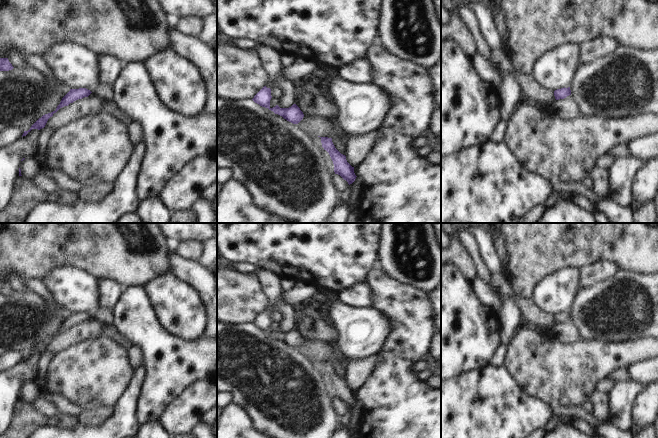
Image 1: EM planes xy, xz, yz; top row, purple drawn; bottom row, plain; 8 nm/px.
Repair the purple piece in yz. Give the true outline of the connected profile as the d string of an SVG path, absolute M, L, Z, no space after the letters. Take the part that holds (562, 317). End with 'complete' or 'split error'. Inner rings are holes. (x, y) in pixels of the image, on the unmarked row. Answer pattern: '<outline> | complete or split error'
M570 311L568 312L561 312L554 315L554 320L556 324L564 323L567 320L571 319Z | complete

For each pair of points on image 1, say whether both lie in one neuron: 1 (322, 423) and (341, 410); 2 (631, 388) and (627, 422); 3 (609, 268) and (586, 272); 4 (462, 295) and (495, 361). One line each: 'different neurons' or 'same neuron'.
1: different neurons
2: same neuron
3: same neuron
4: different neurons

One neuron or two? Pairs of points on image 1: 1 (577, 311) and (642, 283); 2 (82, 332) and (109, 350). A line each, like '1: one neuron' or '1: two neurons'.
1: one neuron
2: two neurons

